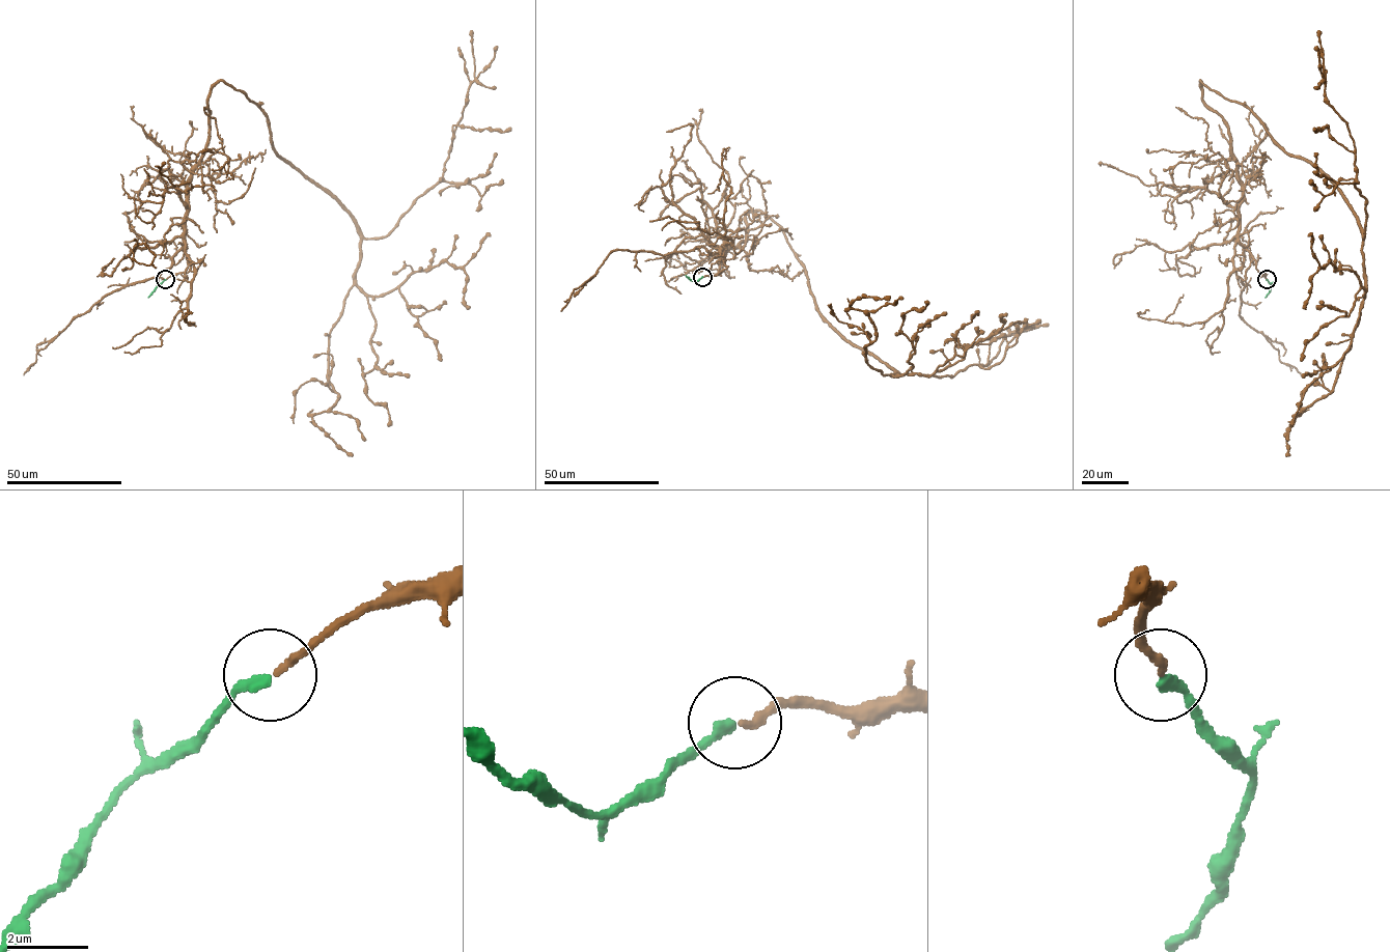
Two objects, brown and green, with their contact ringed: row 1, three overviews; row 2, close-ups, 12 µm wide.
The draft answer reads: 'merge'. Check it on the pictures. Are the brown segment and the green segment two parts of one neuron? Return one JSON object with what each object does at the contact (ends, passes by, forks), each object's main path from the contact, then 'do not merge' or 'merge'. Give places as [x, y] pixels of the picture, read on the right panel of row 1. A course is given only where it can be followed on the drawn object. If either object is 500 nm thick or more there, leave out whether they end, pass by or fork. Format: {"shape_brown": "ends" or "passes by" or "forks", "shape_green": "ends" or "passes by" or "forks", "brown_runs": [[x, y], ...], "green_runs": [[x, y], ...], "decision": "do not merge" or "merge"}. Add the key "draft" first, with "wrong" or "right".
{"draft": "right", "shape_brown": "ends", "shape_green": "ends", "brown_runs": [[1266, 279], [1239, 240], [1239, 163], [1200, 80], [1329, 179], [1360, 225], [1352, 347], [1285, 455]], "green_runs": [[1266, 279], [1271, 286], [1265, 298]], "decision": "merge"}

